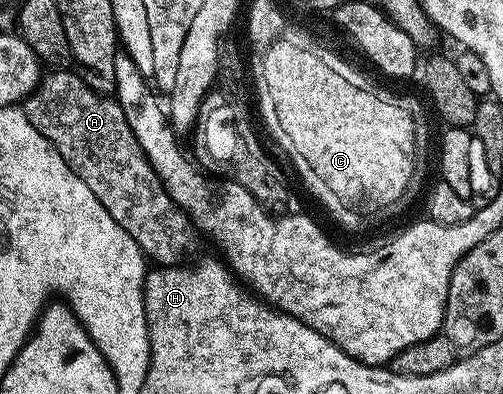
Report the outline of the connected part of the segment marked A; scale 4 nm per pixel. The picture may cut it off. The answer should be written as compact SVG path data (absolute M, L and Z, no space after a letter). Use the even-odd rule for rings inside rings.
M56 69L48 72L48 74L48 77L46 74L46 76L40 80L37 88L32 91L29 96L27 96L26 101L22 102L21 112L27 116L29 123L33 123L33 127L40 133L41 136L43 136L44 142L46 142L50 148L52 145L52 147L59 152L60 159L63 160L64 163L67 164L77 176L79 176L78 180L82 182L82 184L88 185L88 187L94 191L97 195L97 199L101 204L103 204L103 209L105 211L109 211L109 215L122 227L123 230L125 230L125 232L128 233L129 236L131 236L132 239L138 243L139 248L143 250L144 254L146 254L150 260L152 257L152 259L155 260L155 263L162 263L164 266L176 264L176 262L183 259L183 256L185 256L186 253L194 247L197 230L195 226L191 224L191 218L188 217L178 205L173 203L173 199L165 191L165 187L161 183L159 176L151 170L149 159L141 151L141 147L137 143L137 139L133 135L133 131L125 119L125 111L121 111L119 102L115 100L114 96L94 93L92 89L89 88L89 86L86 85L79 77L78 72L68 71L66 69Z

